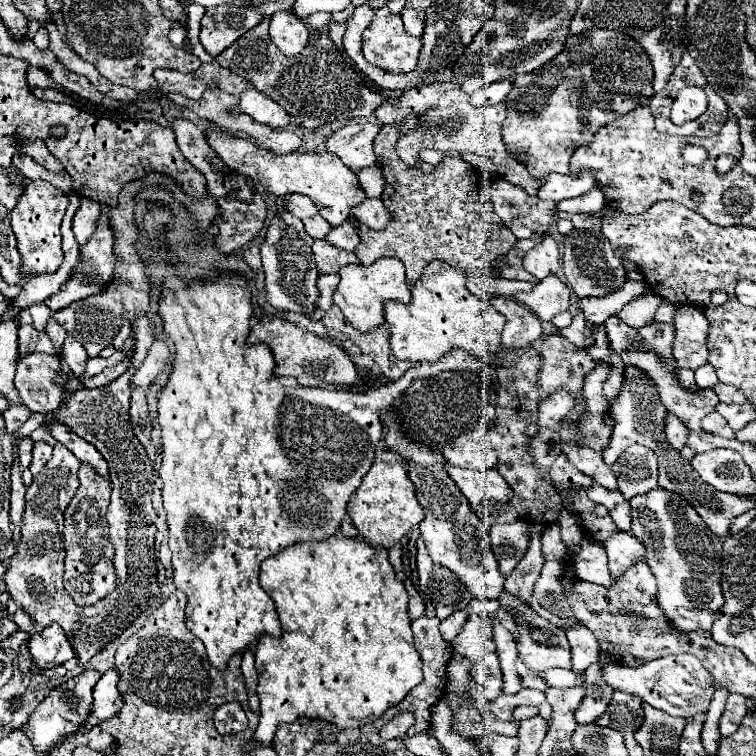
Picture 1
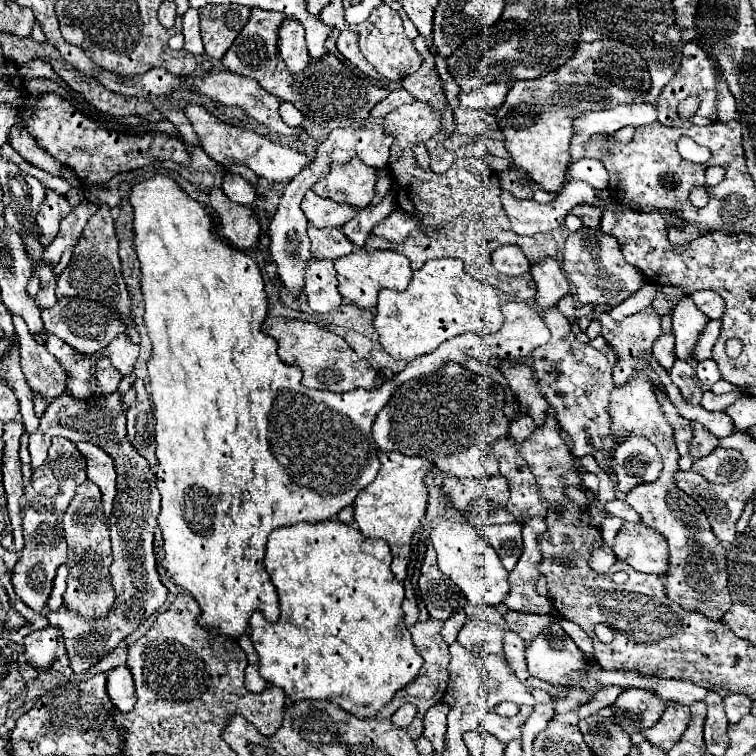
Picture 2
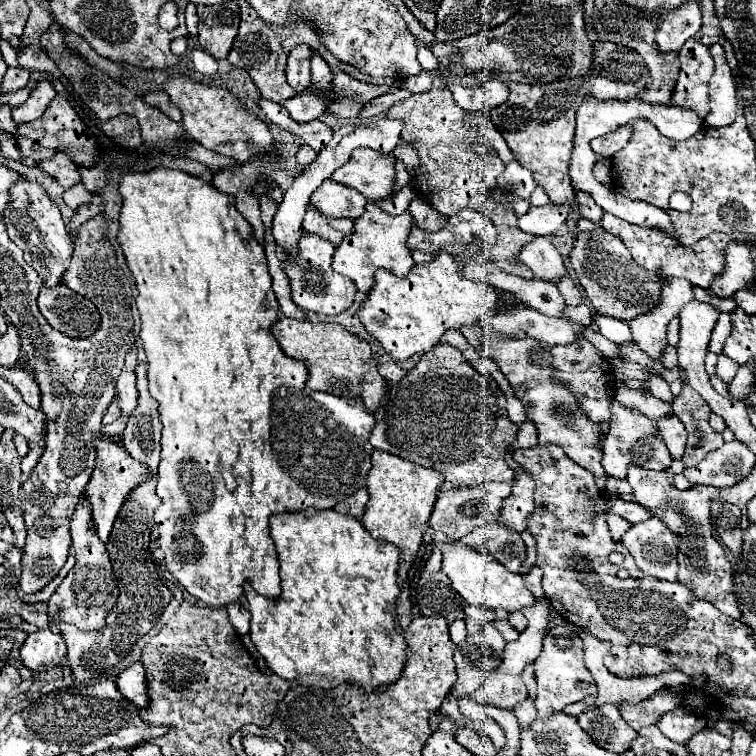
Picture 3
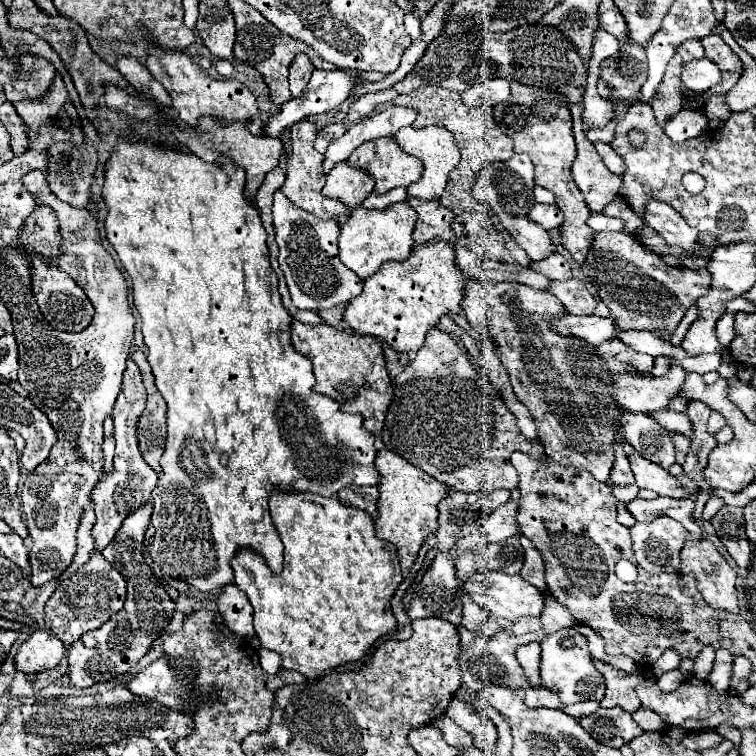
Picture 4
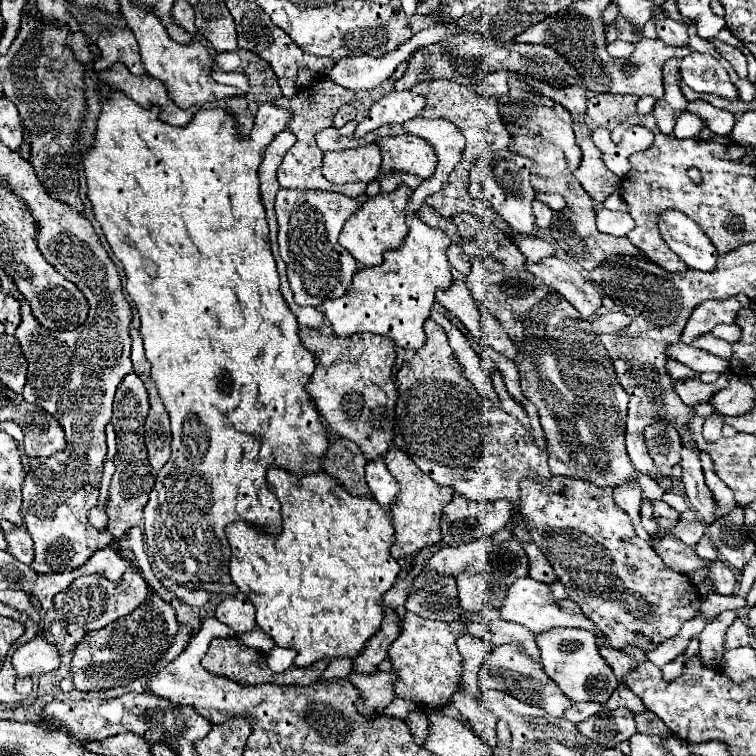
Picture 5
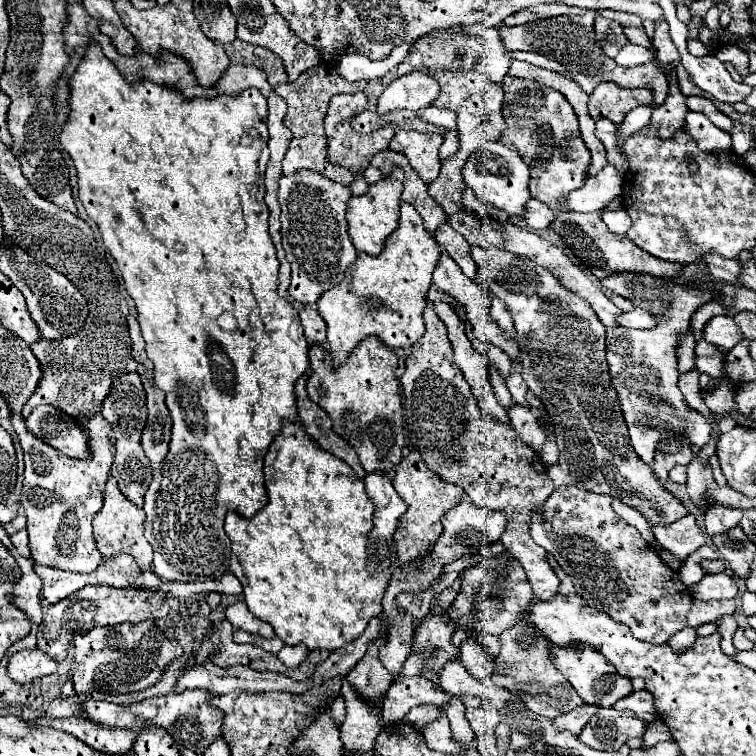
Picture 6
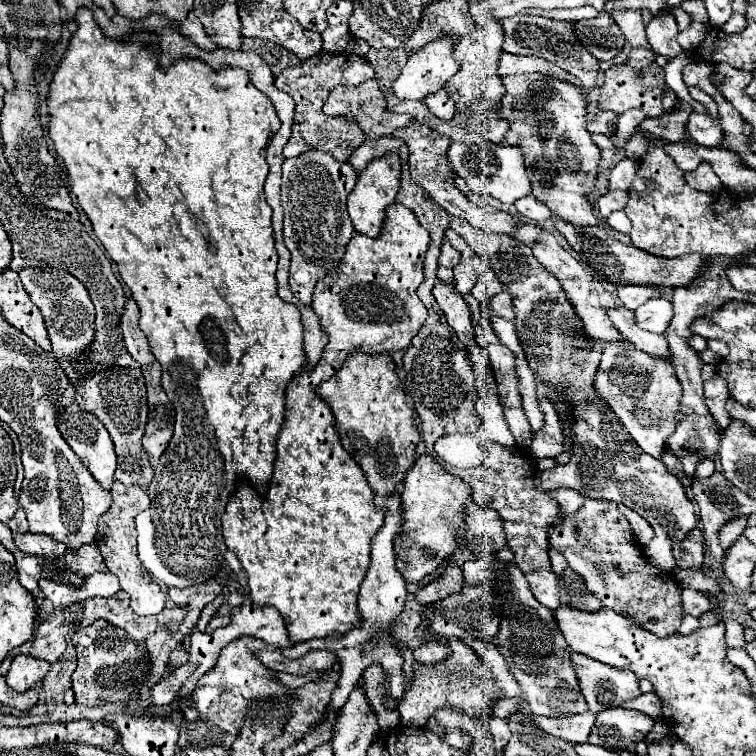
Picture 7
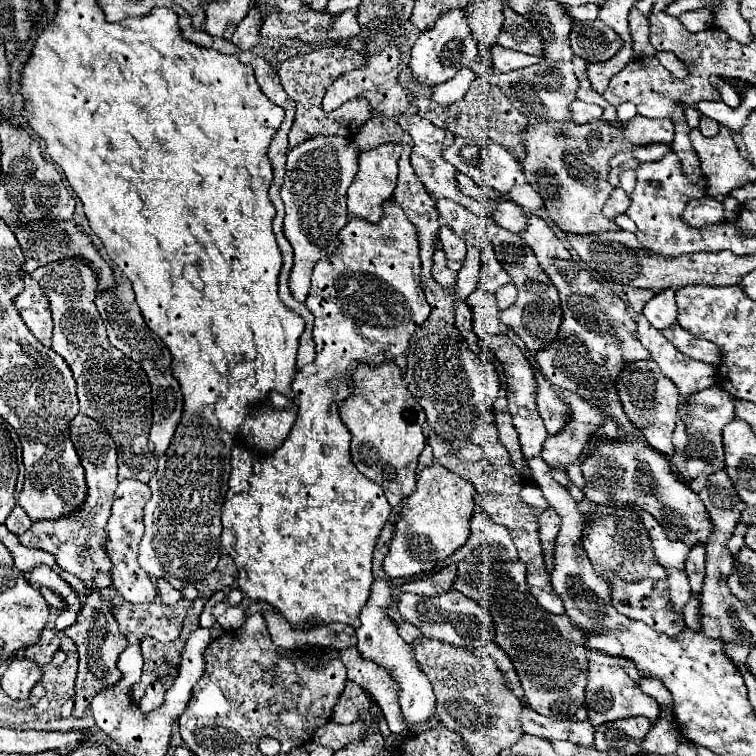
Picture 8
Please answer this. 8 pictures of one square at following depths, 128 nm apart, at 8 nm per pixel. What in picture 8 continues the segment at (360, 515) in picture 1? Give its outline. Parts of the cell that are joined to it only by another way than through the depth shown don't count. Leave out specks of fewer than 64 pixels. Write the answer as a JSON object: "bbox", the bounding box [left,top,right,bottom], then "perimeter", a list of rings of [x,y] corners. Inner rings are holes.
{"bbox":[384,462,474,578],"perimeter":[[[432,462],[416,474],[416,490],[406,498],[406,504],[396,522],[396,532],[390,540],[390,552],[384,560],[384,572],[390,578],[412,578],[434,570],[442,560],[456,552],[470,534],[470,518],[474,512],[474,486]]]}

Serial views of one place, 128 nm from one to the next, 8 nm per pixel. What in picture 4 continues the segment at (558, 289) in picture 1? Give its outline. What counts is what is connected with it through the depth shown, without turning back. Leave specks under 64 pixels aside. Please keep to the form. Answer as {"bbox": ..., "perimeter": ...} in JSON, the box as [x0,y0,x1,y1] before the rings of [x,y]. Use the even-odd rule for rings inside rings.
{"bbox":[472,154,556,262],"perimeter":[[[514,154],[508,162],[496,162],[492,166],[486,166],[476,180],[476,186],[472,194],[478,198],[478,202],[488,204],[500,218],[502,226],[510,232],[510,236],[516,240],[516,244],[530,256],[532,262],[540,262],[556,252],[550,234],[536,226],[534,222],[528,222],[528,210],[534,206],[532,202],[532,190],[534,190],[534,170],[532,162],[524,154]]]}

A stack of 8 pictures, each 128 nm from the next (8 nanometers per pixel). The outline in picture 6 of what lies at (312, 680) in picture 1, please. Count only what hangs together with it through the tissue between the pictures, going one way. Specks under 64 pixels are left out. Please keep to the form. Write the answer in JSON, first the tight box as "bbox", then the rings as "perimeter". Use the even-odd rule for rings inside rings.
{"bbox":[224,422,391,652],"perimeter":[[[284,422],[284,428],[280,430],[280,434],[274,438],[274,442],[270,444],[270,450],[264,458],[264,480],[266,480],[266,488],[268,488],[268,506],[264,506],[258,514],[254,514],[252,518],[240,518],[238,514],[228,514],[226,516],[226,524],[224,524],[224,530],[228,534],[228,538],[232,540],[232,558],[230,558],[230,570],[232,574],[240,580],[242,588],[244,588],[244,600],[248,604],[248,610],[258,616],[260,620],[268,622],[272,628],[274,628],[274,634],[288,646],[296,646],[296,644],[306,644],[306,648],[312,652],[312,650],[338,650],[340,646],[352,642],[358,634],[362,634],[368,626],[368,622],[382,614],[382,596],[388,588],[388,582],[390,582],[391,572],[389,570],[390,561],[388,558],[388,548],[380,542],[377,555],[380,558],[380,567],[375,572],[370,572],[368,566],[370,566],[370,560],[368,559],[368,546],[370,546],[370,538],[368,538],[368,532],[374,528],[372,524],[372,516],[374,516],[374,502],[368,498],[366,494],[366,488],[364,488],[364,480],[360,480],[354,470],[338,460],[336,456],[320,450],[314,440],[304,432],[304,426],[300,422]]]}

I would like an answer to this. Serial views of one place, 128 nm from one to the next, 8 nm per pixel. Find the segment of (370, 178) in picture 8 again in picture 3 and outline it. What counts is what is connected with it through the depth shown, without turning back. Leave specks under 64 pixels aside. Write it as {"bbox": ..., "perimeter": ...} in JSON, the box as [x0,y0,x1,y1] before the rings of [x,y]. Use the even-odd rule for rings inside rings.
{"bbox":[332,202,414,294],"perimeter":[[[368,202],[364,216],[354,222],[352,238],[346,238],[336,248],[334,260],[332,260],[332,270],[350,278],[354,282],[356,290],[362,294],[368,294],[372,290],[374,274],[380,268],[392,272],[398,278],[404,278],[410,272],[410,268],[414,266],[410,250],[406,248],[406,238],[408,238],[412,224],[414,222],[412,222],[410,214],[388,216],[384,210],[380,210],[380,206],[377,206],[376,202]]]}

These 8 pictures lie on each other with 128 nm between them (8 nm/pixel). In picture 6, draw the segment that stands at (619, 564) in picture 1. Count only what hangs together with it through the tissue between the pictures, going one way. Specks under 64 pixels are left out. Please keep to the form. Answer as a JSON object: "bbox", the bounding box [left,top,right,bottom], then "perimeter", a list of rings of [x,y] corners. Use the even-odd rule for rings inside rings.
{"bbox":[472,246,688,524],"perimeter":[[[494,246],[490,248],[472,248],[472,256],[478,264],[478,278],[476,284],[488,294],[496,294],[498,298],[490,296],[490,316],[492,320],[508,334],[510,340],[520,348],[520,362],[522,362],[522,378],[528,390],[542,402],[548,412],[552,430],[558,442],[558,462],[548,468],[548,476],[554,480],[556,486],[584,486],[586,490],[594,490],[596,494],[608,494],[612,498],[620,498],[622,502],[640,510],[650,524],[672,524],[688,514],[688,510],[674,498],[668,490],[664,490],[654,472],[648,464],[636,458],[632,446],[628,442],[628,432],[622,416],[622,408],[618,402],[618,394],[612,386],[612,378],[608,372],[604,342],[606,342],[606,326],[598,322],[596,314],[582,298],[576,298],[570,290],[562,290],[548,270],[536,266],[528,260],[504,260],[504,254],[498,252]]]}

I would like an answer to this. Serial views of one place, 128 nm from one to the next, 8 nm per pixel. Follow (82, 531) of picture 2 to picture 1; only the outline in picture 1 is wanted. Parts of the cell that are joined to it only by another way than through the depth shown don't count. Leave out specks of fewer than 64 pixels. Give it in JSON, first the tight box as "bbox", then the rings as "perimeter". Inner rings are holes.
{"bbox":[64,462,116,606],"perimeter":[[[82,462],[78,478],[80,488],[64,512],[64,588],[76,604],[88,606],[108,596],[116,586],[114,546],[108,538],[106,522],[106,508],[110,504],[110,482],[104,476],[100,476],[88,462]]]}

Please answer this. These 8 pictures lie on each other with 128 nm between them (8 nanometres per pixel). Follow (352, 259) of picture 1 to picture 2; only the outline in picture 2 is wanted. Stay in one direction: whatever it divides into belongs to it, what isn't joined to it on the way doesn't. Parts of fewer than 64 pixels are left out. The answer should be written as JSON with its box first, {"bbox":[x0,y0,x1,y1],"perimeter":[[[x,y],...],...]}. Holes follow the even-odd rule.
{"bbox":[308,226,354,260],"perimeter":[[[310,226],[308,236],[312,240],[312,256],[314,258],[336,260],[340,256],[348,256],[354,250],[352,242],[348,242],[348,238],[342,238],[340,228],[318,230],[318,228]]]}

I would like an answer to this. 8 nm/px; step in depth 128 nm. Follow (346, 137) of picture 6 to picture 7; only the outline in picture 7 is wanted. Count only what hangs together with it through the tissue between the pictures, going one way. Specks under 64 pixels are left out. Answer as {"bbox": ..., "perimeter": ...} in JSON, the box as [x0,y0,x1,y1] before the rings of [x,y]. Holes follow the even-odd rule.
{"bbox":[324,80,412,138],"perimeter":[[[370,80],[370,82],[364,82],[360,86],[336,86],[326,104],[324,104],[324,114],[326,116],[344,116],[346,120],[354,120],[360,130],[364,132],[366,138],[382,138],[382,136],[392,136],[392,132],[400,126],[406,126],[412,116],[410,114],[392,114],[392,112],[386,112],[386,100],[384,100],[384,94],[380,92],[378,88],[378,80]]]}

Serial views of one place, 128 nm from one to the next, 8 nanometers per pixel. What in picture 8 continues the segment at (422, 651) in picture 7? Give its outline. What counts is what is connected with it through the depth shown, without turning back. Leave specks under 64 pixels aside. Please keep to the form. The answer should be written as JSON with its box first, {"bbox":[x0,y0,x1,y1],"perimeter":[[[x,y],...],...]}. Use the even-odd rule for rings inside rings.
{"bbox":[398,622,424,646],"perimeter":[[[404,622],[404,624],[400,624],[398,626],[398,630],[400,630],[400,634],[402,634],[402,638],[412,646],[412,644],[416,644],[418,640],[422,640],[424,638],[424,634],[420,632],[420,628],[416,628],[416,626],[412,626],[412,624],[408,624],[408,622]]]}

